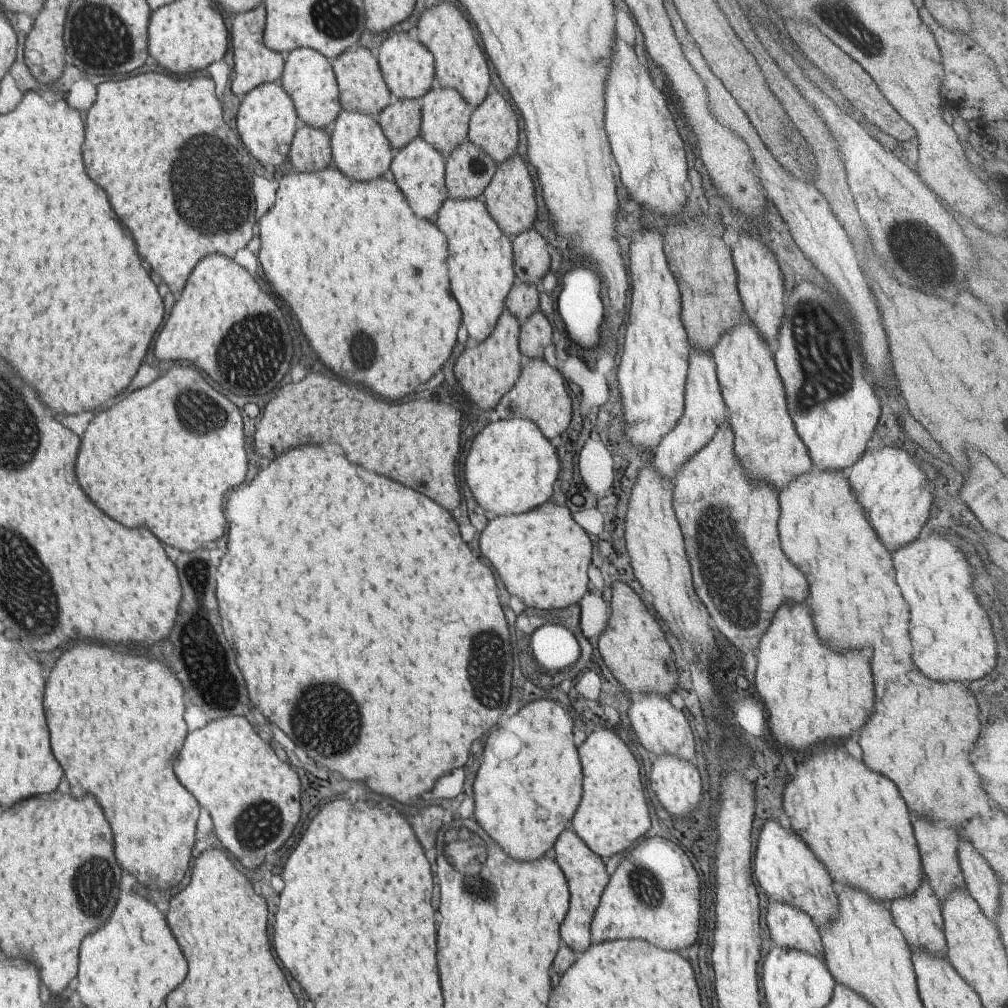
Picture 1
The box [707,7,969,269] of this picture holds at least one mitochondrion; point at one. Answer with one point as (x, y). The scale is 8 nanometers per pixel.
(868, 38)

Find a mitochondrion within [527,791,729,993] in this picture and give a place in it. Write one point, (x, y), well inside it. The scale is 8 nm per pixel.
(647, 888)

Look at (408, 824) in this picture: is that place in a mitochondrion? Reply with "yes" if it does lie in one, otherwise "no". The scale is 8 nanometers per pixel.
no

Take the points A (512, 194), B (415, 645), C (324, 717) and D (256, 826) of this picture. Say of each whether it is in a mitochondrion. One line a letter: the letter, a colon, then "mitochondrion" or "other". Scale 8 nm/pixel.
A: other
B: other
C: mitochondrion
D: mitochondrion

